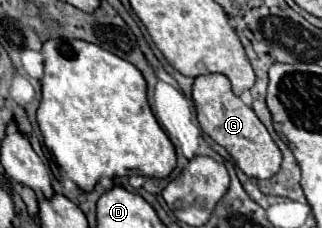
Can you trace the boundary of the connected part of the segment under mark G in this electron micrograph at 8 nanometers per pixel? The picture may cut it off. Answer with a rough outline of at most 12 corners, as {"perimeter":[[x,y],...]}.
{"perimeter":[[198,75],[202,131],[248,177],[270,179],[280,149],[226,75]]}

